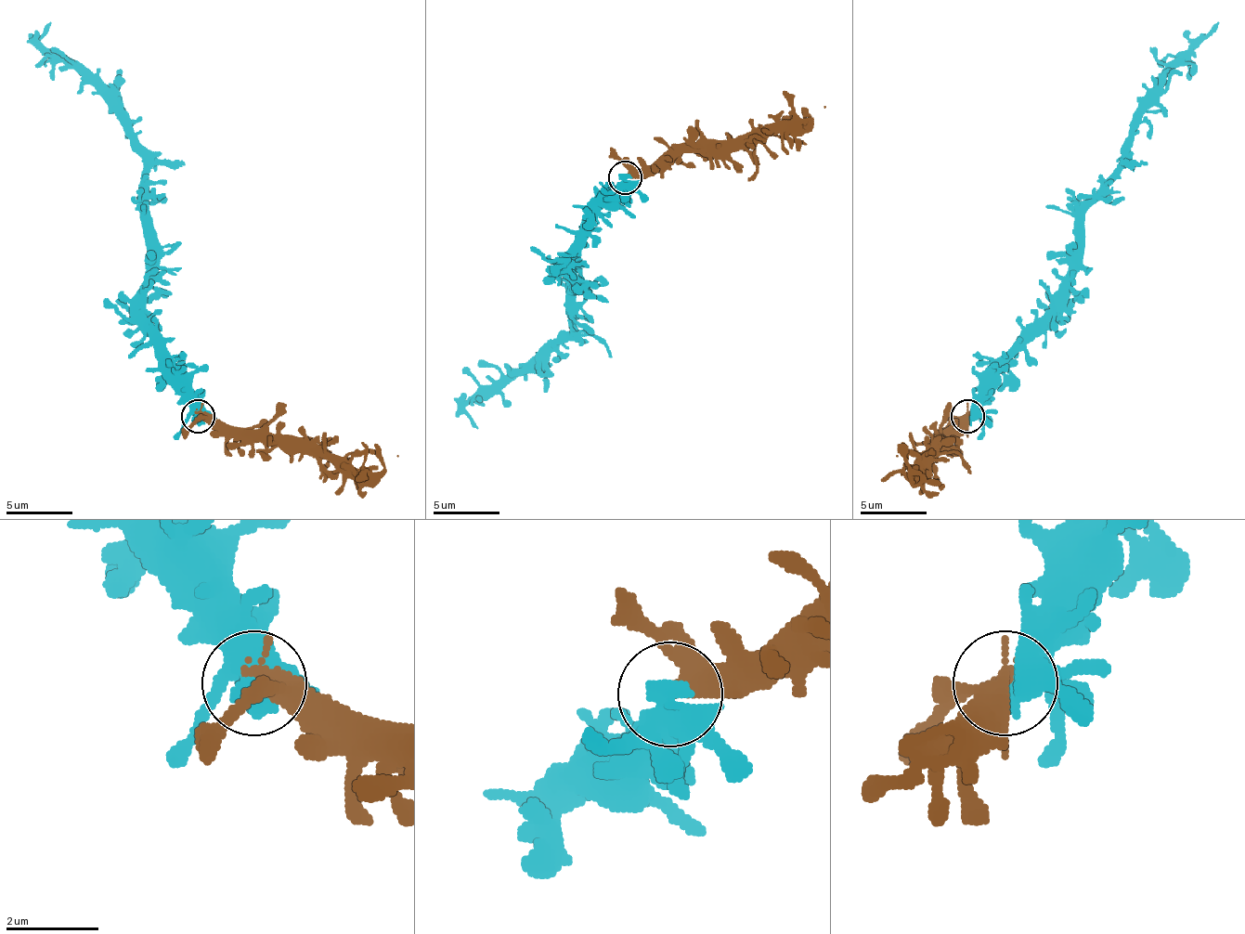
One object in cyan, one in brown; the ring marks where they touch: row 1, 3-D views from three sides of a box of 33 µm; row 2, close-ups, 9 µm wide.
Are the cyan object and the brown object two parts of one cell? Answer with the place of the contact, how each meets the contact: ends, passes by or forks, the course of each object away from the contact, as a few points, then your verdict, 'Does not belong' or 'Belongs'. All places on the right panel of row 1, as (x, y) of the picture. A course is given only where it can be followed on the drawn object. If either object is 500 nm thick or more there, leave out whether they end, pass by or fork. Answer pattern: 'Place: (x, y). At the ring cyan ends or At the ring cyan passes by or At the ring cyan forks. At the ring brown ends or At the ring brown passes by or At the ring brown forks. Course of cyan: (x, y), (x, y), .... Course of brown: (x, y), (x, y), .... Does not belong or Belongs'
Place: (967, 416). Course of cyan: (966, 415), (979, 392), (979, 379), (1046, 312), (1069, 268), (1076, 212), (1116, 165), (1133, 112), (1219, 22). Course of brown: (966, 415), (914, 468), (897, 455). Belongs

